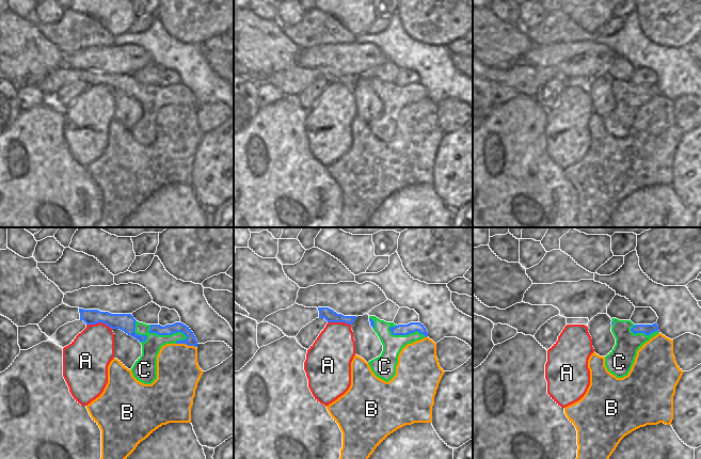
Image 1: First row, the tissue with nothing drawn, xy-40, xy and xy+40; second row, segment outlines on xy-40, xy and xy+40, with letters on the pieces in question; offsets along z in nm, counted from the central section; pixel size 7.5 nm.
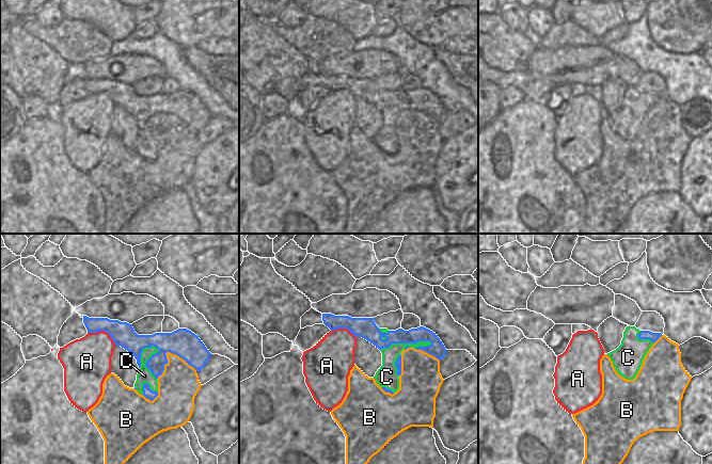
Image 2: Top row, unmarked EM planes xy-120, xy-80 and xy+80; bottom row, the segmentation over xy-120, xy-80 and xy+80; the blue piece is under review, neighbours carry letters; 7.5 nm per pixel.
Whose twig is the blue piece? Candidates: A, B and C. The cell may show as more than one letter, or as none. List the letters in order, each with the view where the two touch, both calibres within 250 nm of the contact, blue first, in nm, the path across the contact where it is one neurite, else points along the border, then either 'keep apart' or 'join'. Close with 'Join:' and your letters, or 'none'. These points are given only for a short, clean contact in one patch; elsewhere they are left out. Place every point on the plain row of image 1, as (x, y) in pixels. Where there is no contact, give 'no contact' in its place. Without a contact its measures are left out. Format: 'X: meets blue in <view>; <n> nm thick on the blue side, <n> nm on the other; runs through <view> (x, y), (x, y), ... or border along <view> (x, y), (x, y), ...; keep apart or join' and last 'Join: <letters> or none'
A: meets blue in xy-40; 140 nm thick on the blue side, 320 nm on the other; border along xy-40 (86, 84), (104, 83), (111, 90); keep apart
B: meets blue in xy-40; 80 nm thick on the blue side, 320 nm on the other; keep apart
C: meets blue in xy-40; 80 nm thick on the blue side, 140 nm on the other; keep apart
Join: none

